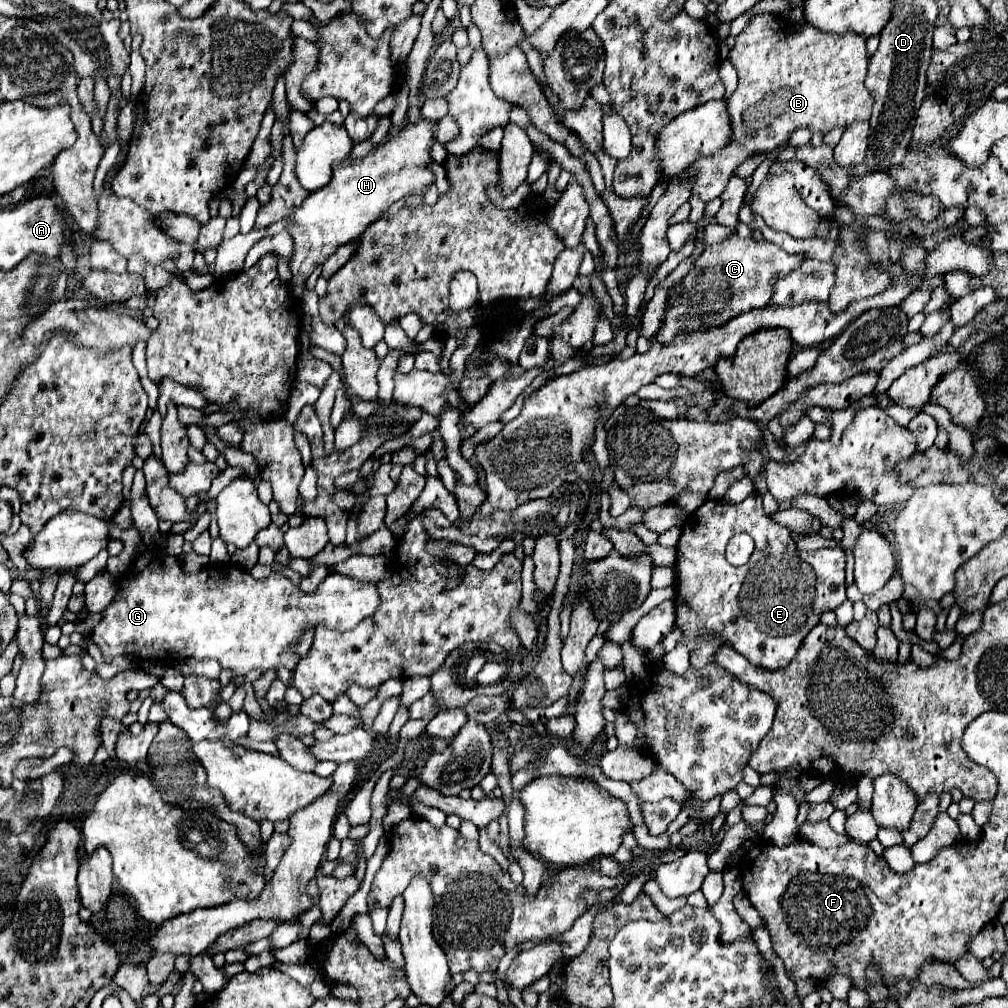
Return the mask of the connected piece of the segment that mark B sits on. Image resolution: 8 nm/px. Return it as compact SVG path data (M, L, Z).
M759 14L753 16L749 26L737 36L735 46L729 52L729 60L739 74L737 90L727 98L729 122L731 122L731 142L719 152L695 160L697 170L697 186L693 186L693 194L701 196L703 202L719 198L737 170L747 158L763 152L773 152L779 148L783 140L791 136L797 128L809 128L813 134L827 134L833 128L845 128L855 120L869 120L873 110L873 98L865 88L867 62L865 54L865 36L855 32L845 34L829 34L811 24L803 24L803 30L795 30L797 26L789 20L783 20L775 14Z

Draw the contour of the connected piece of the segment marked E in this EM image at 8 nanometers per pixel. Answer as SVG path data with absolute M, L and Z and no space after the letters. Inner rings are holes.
M751 494L739 504L727 504L725 500L705 500L683 524L683 534L677 542L677 582L675 582L675 628L681 630L677 644L683 644L693 652L703 640L723 640L743 654L751 664L765 670L779 670L787 666L803 638L819 622L819 616L827 610L835 610L845 598L845 554L841 546L819 548L813 552L799 550L791 532L777 522L769 522L763 510L761 496ZM735 532L747 532L755 540L755 550L747 564L735 568L725 560L725 546Z

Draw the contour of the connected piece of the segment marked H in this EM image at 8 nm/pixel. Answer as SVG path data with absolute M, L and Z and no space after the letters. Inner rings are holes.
M419 120L415 126L405 128L397 138L371 150L365 158L343 160L337 164L337 170L333 164L331 182L309 194L303 204L293 208L287 216L287 232L293 238L289 268L295 282L305 282L305 278L329 258L337 246L359 238L391 204L409 194L419 194L433 184L433 172L427 168L431 162L427 154L433 140L433 122Z

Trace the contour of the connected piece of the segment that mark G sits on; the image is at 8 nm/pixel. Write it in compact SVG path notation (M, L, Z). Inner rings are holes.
M147 550L139 556L139 570L133 568L121 578L117 594L103 610L103 620L91 632L91 640L99 646L105 662L111 662L115 656L163 660L215 658L221 668L229 668L237 676L245 676L255 668L263 672L277 670L279 666L293 670L299 658L289 650L289 646L297 642L305 628L325 622L329 628L341 632L351 630L357 626L357 622L361 622L361 618L373 614L377 602L377 590L371 582L357 582L337 572L327 574L319 588L307 594L293 586L293 582L281 572L275 572L263 580L257 580L249 572L241 572L237 568L233 568L233 574L219 568L203 568L197 574L187 574L175 556L163 556L161 550Z

